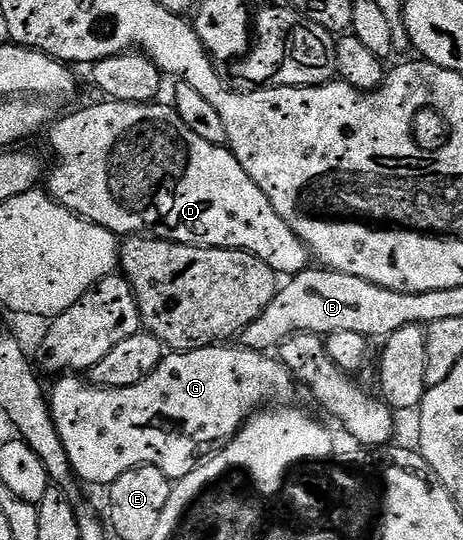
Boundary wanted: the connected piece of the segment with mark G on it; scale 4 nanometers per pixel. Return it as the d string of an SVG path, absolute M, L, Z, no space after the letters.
M216 344L206 346L200 350L184 350L182 352L171 352L164 357L160 366L155 369L149 376L145 376L145 380L141 380L141 384L129 384L129 388L109 388L108 386L93 386L90 381L81 379L79 376L63 376L58 379L59 382L55 387L50 387L49 401L51 403L51 415L55 421L57 428L57 436L61 436L61 444L65 444L65 452L69 452L69 464L71 470L75 474L76 479L81 483L88 482L91 486L110 487L111 483L117 480L117 476L121 476L125 472L129 472L138 466L156 466L161 468L161 472L165 472L165 476L172 480L178 480L189 476L189 472L193 472L212 454L218 454L223 447L229 445L235 435L243 429L244 422L251 417L252 414L264 409L274 398L283 398L279 400L287 400L291 394L291 384L293 385L293 377L278 357L272 356L270 353L261 350L249 350L240 348L235 344Z

